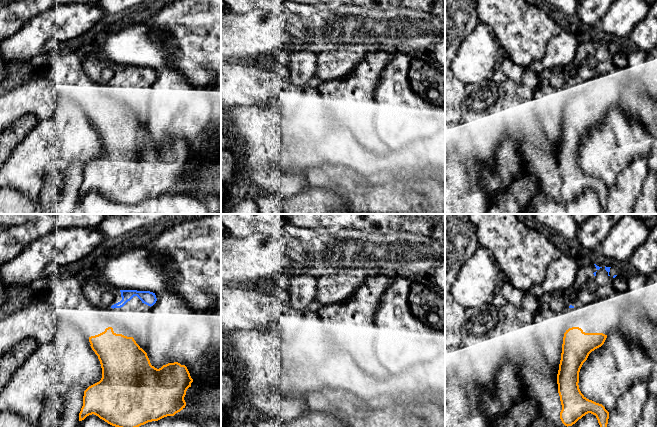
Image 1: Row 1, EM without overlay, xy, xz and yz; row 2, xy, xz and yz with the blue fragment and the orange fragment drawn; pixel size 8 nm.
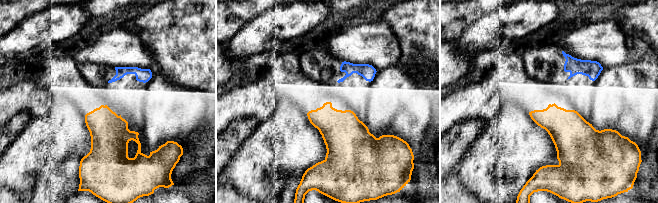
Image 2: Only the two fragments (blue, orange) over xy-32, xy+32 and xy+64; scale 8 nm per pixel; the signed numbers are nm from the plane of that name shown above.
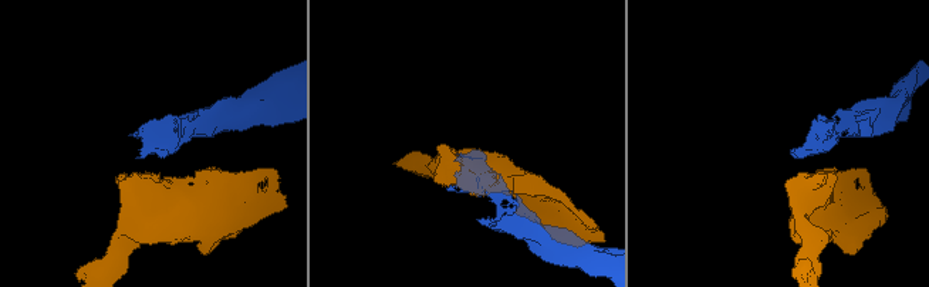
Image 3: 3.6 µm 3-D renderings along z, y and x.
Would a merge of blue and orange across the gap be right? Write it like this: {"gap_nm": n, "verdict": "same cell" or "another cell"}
{"gap_nm": 150, "verdict": "another cell"}

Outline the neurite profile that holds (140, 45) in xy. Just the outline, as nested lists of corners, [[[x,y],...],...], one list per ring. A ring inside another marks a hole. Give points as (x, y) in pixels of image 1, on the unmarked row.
[[[143,23],[131,24],[109,34],[101,45],[82,52],[81,56],[161,71],[167,67],[168,58],[159,32]]]

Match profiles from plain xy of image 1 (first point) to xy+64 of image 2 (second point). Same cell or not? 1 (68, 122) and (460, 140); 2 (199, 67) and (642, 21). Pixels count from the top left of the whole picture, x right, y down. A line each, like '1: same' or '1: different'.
1: different
2: same

